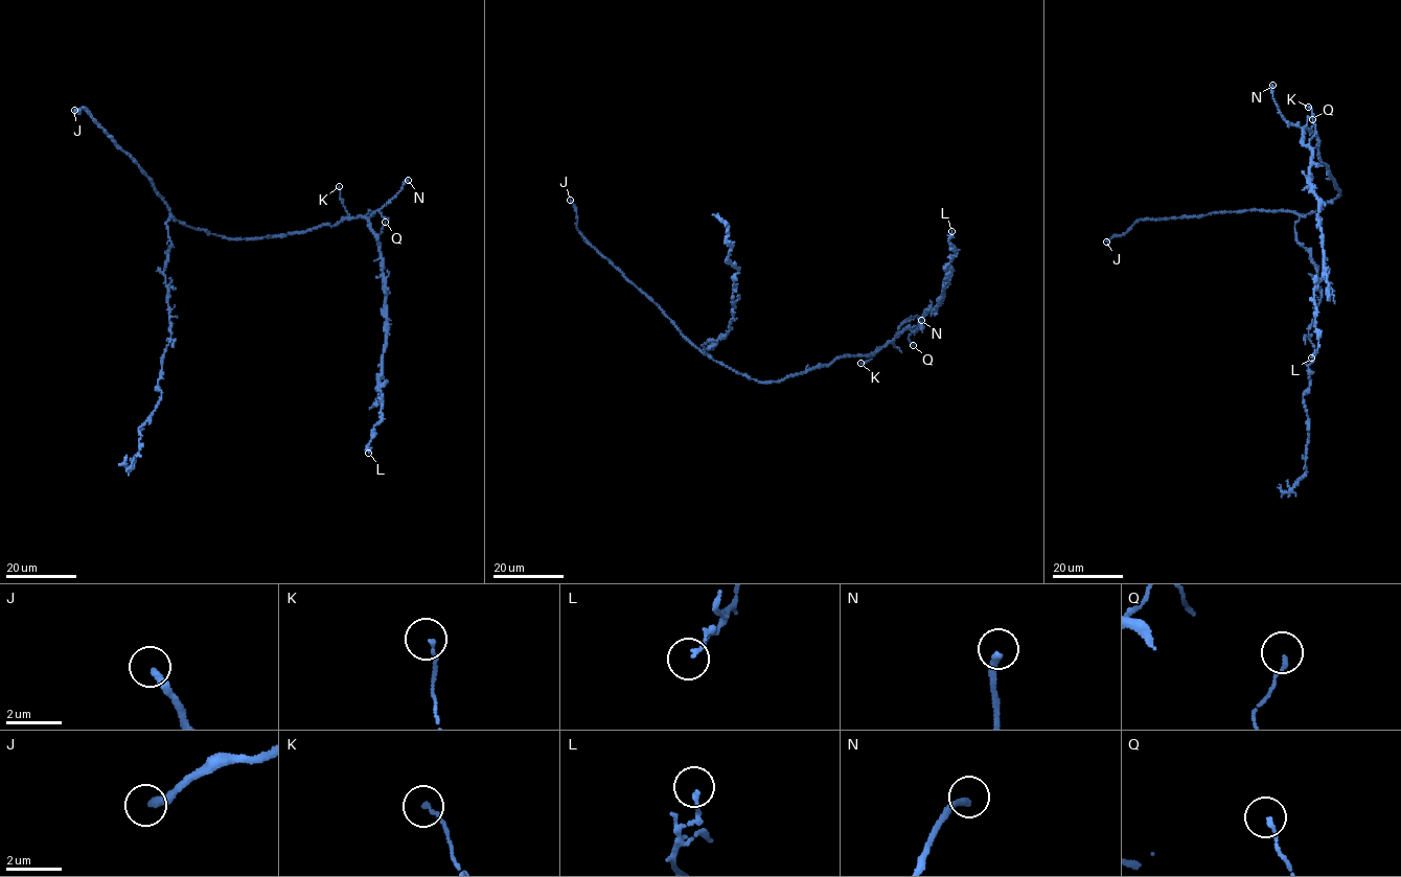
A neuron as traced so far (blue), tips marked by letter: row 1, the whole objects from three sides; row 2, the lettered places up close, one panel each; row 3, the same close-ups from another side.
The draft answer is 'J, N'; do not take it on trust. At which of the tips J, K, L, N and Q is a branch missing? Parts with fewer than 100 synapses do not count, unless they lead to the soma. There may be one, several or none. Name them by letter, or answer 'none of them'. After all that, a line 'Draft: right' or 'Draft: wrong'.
J, N
Draft: right

